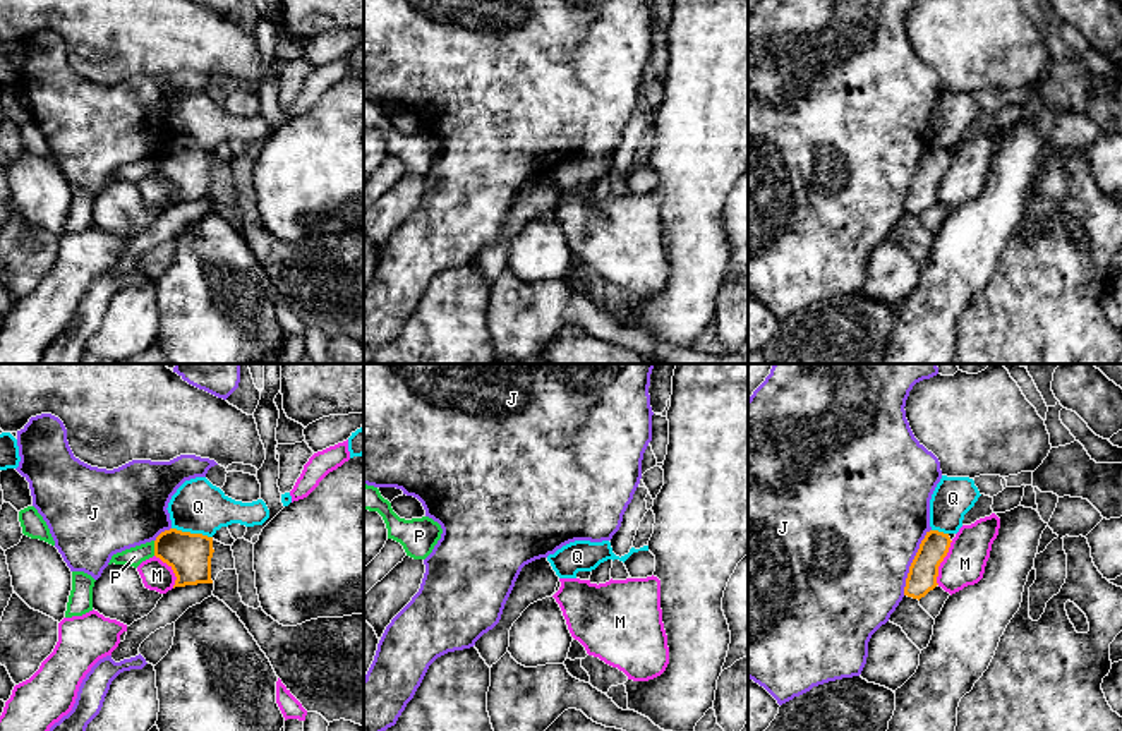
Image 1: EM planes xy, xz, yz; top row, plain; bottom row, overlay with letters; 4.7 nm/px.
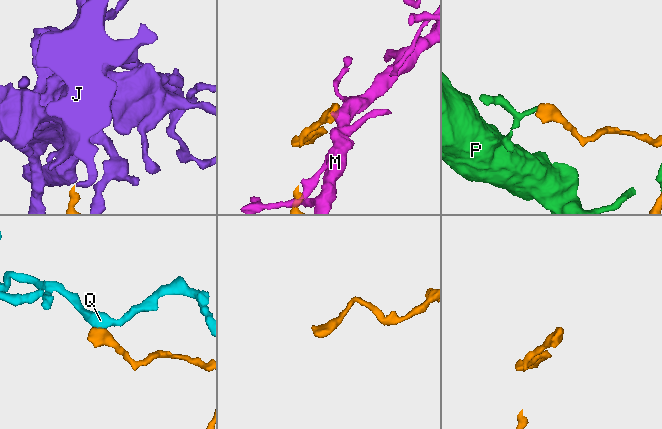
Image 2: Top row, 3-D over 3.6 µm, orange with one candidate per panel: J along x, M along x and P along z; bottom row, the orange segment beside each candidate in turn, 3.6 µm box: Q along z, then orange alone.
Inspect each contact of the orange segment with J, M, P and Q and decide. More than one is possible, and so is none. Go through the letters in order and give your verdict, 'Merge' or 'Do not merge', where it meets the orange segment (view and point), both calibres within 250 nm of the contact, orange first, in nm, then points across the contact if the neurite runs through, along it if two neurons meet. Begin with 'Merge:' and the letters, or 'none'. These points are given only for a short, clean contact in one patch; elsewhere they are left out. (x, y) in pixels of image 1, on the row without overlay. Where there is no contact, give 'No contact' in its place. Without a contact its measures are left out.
Merge: none
J: Do not merge. Touches orange at yz (913, 177). Thickness 140 nm (orange) against 480 nm
M: Do not merge. Touches orange at yz (941, 177). Thickness 140 nm (orange) against 190 nm
P: Do not merge. Touches orange at xy (155, 163). Thickness 200 nm (orange) against 90 nm
Q: Do not merge. Touches orange at xy (193, 150). Thickness 200 nm (orange) against 260 nm. Boundary: xy (172, 143), (211, 153)

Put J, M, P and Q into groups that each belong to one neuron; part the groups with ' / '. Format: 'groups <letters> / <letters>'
groups J / M / P / Q

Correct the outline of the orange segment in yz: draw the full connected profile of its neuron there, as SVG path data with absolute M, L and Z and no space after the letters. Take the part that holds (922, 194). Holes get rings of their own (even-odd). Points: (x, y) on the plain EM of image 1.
M938 146L926 148L909 182L904 211L920 216L938 201L938 182L947 172L950 158L949 149Z

